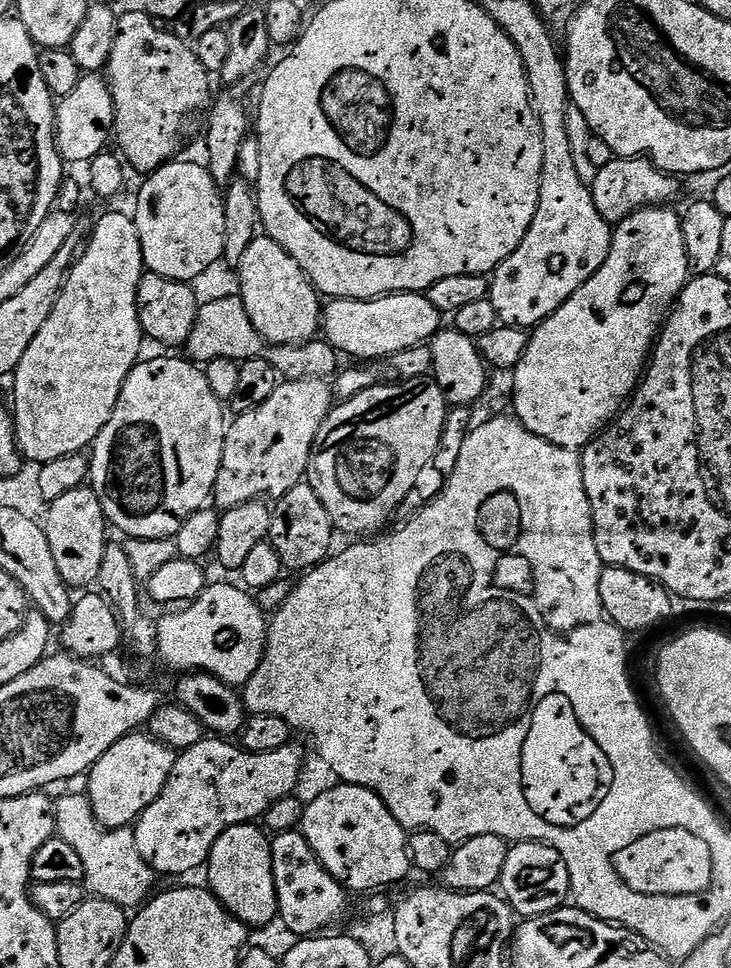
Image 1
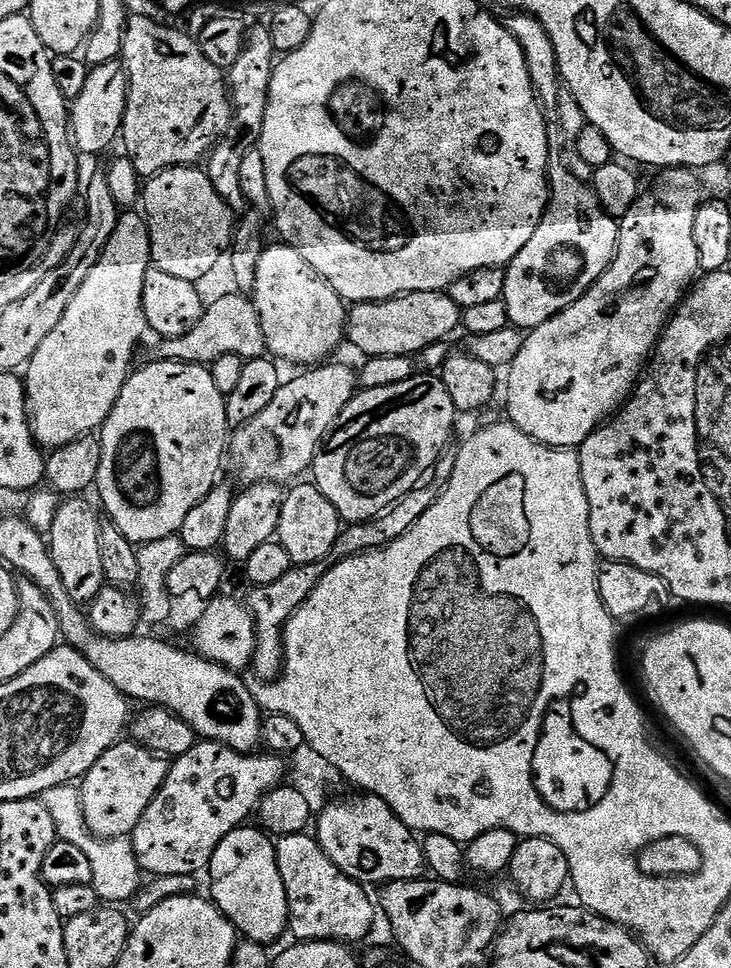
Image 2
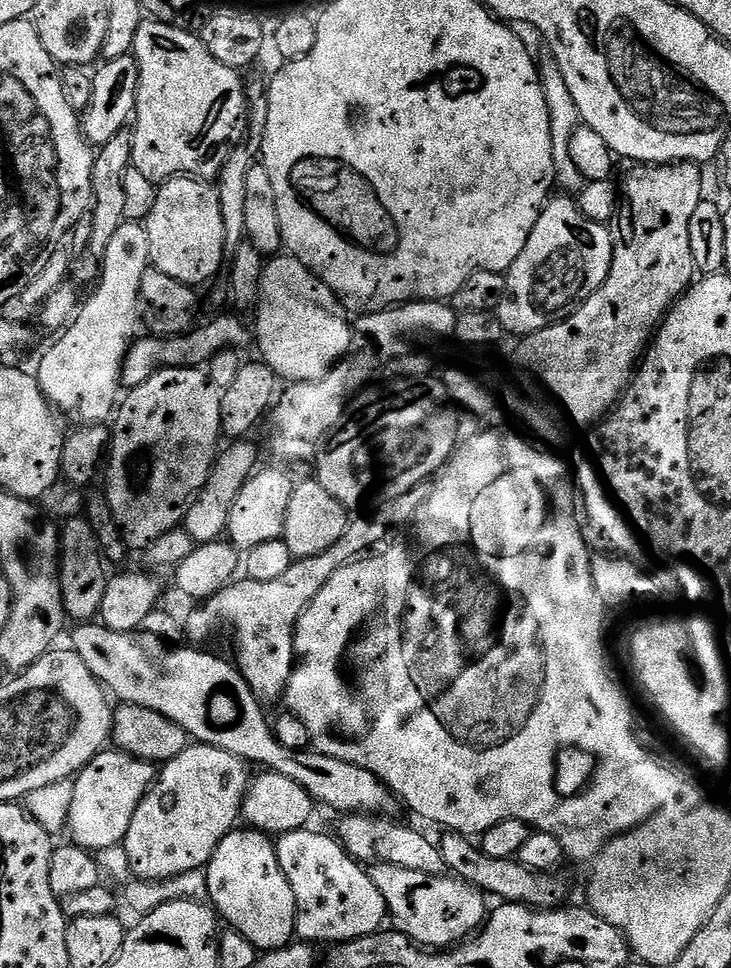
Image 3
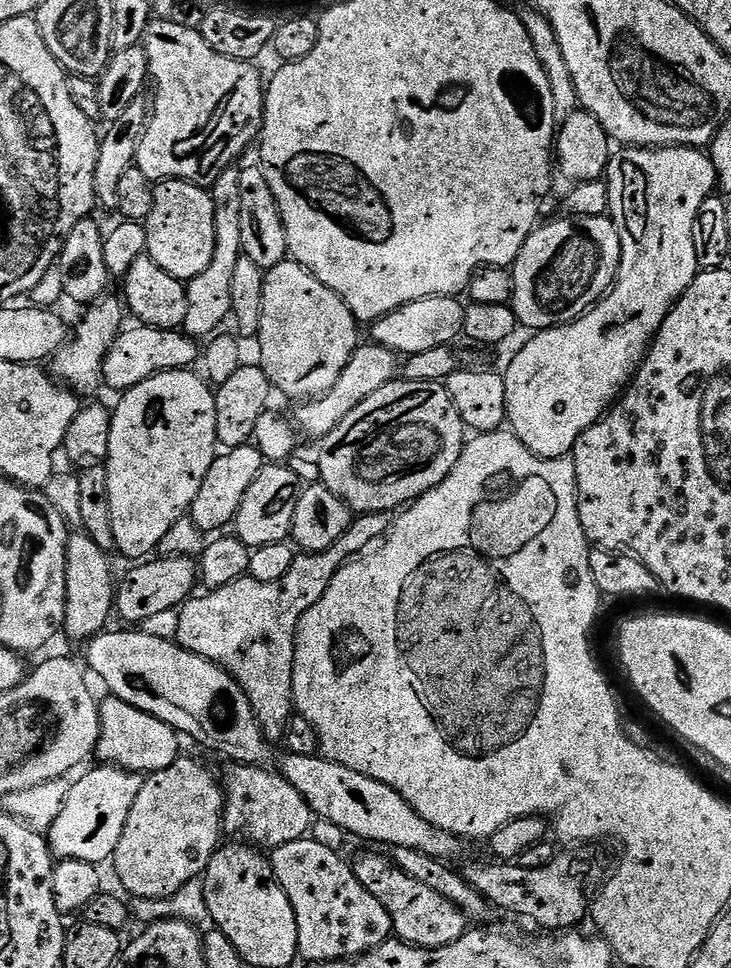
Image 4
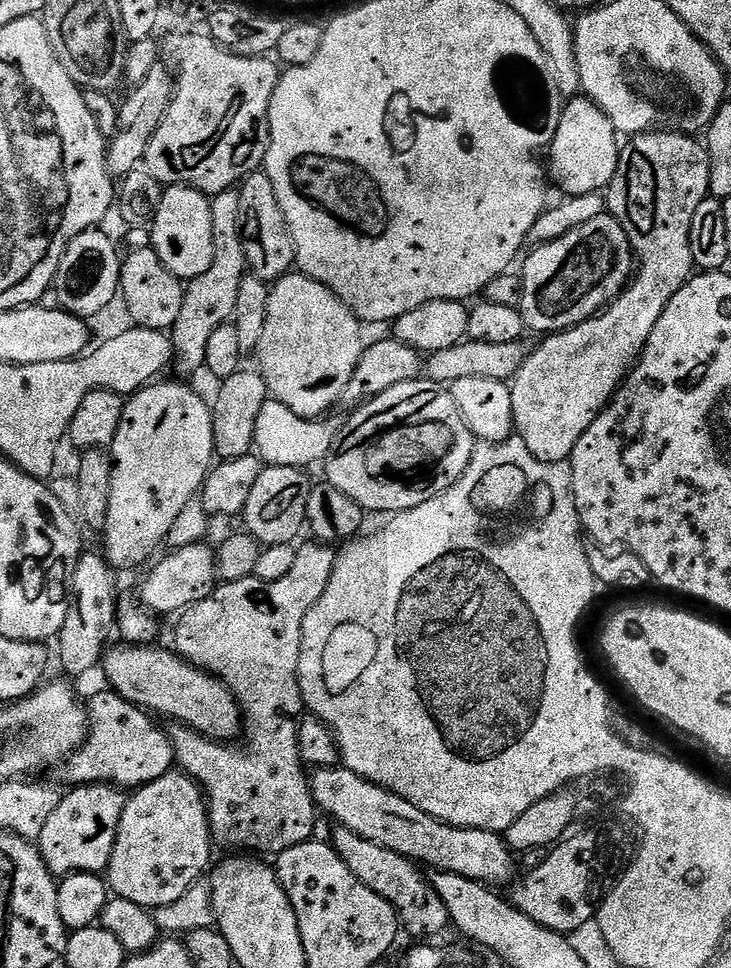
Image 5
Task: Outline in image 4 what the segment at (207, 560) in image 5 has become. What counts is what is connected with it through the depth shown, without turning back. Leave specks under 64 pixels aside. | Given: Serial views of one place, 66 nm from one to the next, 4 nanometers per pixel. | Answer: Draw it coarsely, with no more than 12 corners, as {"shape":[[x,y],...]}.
{"shape":[[191,556],[137,563],[114,612],[140,626],[179,609],[198,584]]}

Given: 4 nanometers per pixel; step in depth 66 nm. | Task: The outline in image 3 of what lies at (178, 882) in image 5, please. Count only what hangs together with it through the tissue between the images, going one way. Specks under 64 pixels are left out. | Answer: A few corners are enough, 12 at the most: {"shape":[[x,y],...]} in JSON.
{"shape":[[189,743],[122,845],[143,882],[199,872],[237,827],[249,765]]}

